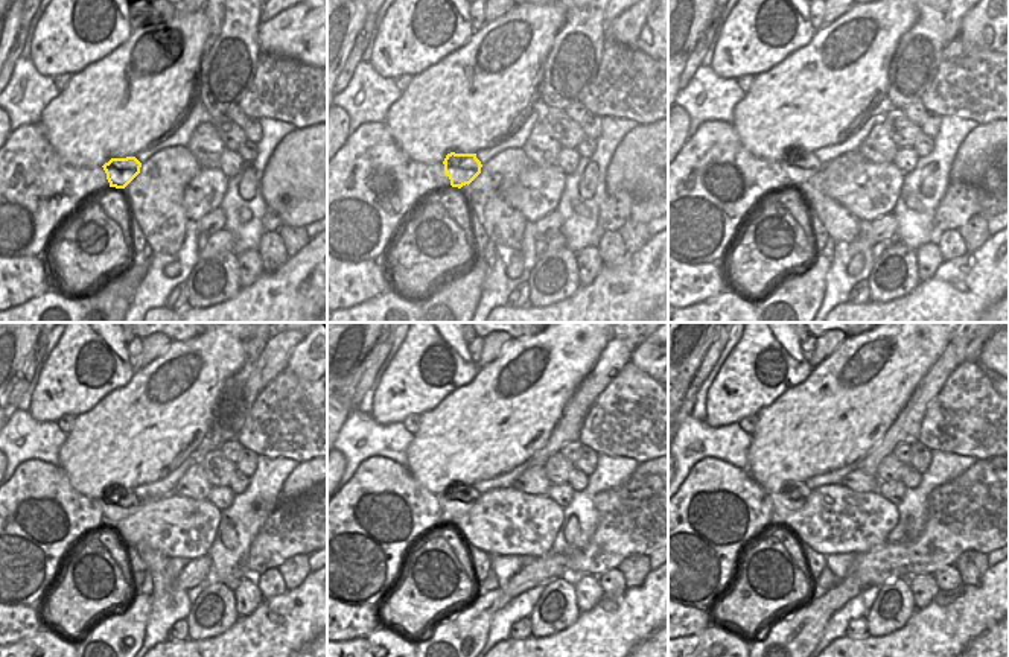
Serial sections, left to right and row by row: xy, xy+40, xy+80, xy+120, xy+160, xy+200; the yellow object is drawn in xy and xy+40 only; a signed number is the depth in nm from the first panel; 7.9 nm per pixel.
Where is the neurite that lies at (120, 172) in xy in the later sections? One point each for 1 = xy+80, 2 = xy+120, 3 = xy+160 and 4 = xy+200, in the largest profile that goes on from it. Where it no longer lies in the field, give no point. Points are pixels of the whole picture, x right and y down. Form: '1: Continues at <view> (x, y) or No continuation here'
1: Continues at xy+80 (799, 168)
2: Continues at xy+120 (119, 504)
3: Continues at xy+160 (458, 502)
4: Continues at xy+200 (784, 502).

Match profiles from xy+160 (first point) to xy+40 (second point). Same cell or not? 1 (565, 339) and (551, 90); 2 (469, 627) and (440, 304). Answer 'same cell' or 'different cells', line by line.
1: different cells
2: same cell

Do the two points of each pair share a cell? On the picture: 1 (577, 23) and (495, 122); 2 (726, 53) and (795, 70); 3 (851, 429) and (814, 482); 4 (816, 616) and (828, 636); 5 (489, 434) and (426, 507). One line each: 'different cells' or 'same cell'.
1: different cells
2: different cells
3: different cells
4: different cells
5: different cells

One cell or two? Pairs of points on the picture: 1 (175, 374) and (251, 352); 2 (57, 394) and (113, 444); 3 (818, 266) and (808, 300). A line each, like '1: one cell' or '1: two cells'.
1: two cells
2: two cells
3: one cell

